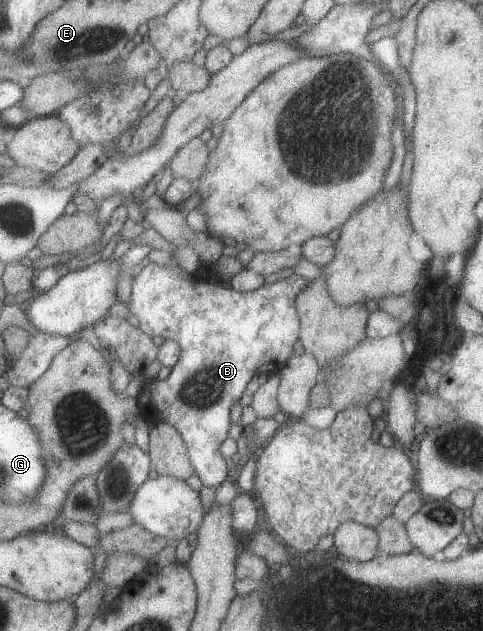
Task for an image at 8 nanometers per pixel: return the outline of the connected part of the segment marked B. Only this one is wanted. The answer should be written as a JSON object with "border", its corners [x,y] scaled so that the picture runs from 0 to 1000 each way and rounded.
{"border":[[[325,415],[311,417],[302,425],[286,428],[277,434],[277,442],[273,448],[273,466],[271,479],[267,479],[269,494],[280,499],[288,507],[288,518],[304,526],[308,531],[325,532],[331,531],[348,540],[366,539],[375,548],[379,548],[379,561],[375,561],[375,572],[366,580],[356,586],[356,593],[348,601],[337,604],[304,604],[302,610],[313,618],[313,645],[325,651],[329,662],[337,669],[352,670],[356,675],[362,675],[373,685],[383,700],[387,700],[393,723],[408,745],[412,758],[420,762],[420,769],[433,773],[453,773],[474,758],[474,732],[470,726],[458,719],[458,707],[466,704],[466,697],[472,697],[478,693],[478,678],[482,678],[482,643],[495,639],[499,631],[507,628],[520,602],[532,594],[542,591],[553,591],[559,596],[582,591],[582,586],[613,563],[611,561],[611,544],[615,539],[625,536],[625,501],[617,491],[617,471],[619,466],[627,464],[627,460],[640,453],[644,442],[627,441],[627,437],[611,437],[598,441],[586,441],[567,450],[555,450],[516,464],[503,464],[480,456],[478,452],[462,447],[460,437],[445,428],[445,423],[439,420],[420,420],[420,425],[412,431],[395,434],[387,431],[383,425],[373,422],[346,422],[346,418],[327,418]]]}

